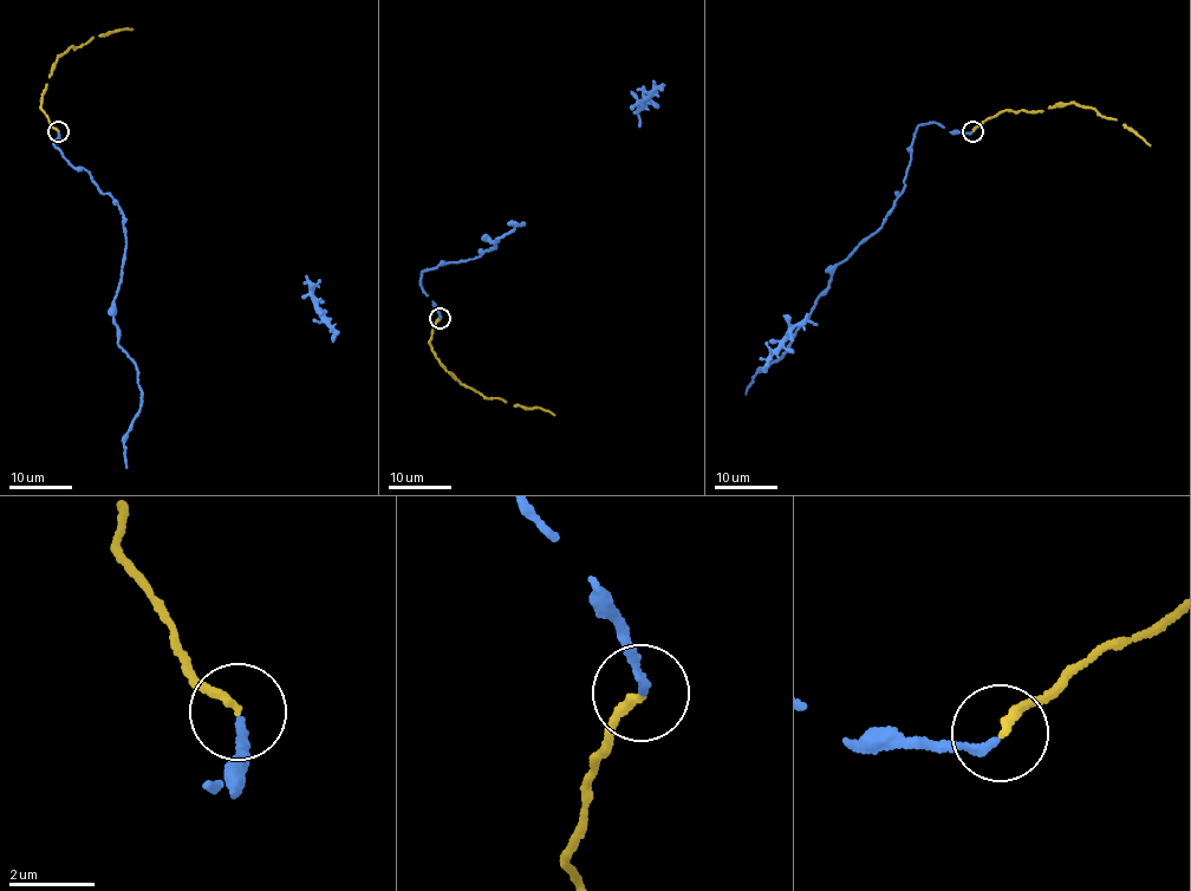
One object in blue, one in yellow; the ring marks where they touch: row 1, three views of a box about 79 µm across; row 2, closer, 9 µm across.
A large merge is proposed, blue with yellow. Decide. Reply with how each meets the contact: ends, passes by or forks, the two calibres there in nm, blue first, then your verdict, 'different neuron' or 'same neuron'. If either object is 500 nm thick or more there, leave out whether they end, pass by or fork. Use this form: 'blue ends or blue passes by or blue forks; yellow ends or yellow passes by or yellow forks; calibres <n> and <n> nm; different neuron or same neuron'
blue ends; yellow ends; calibres 190 and 190 nm; same neuron

